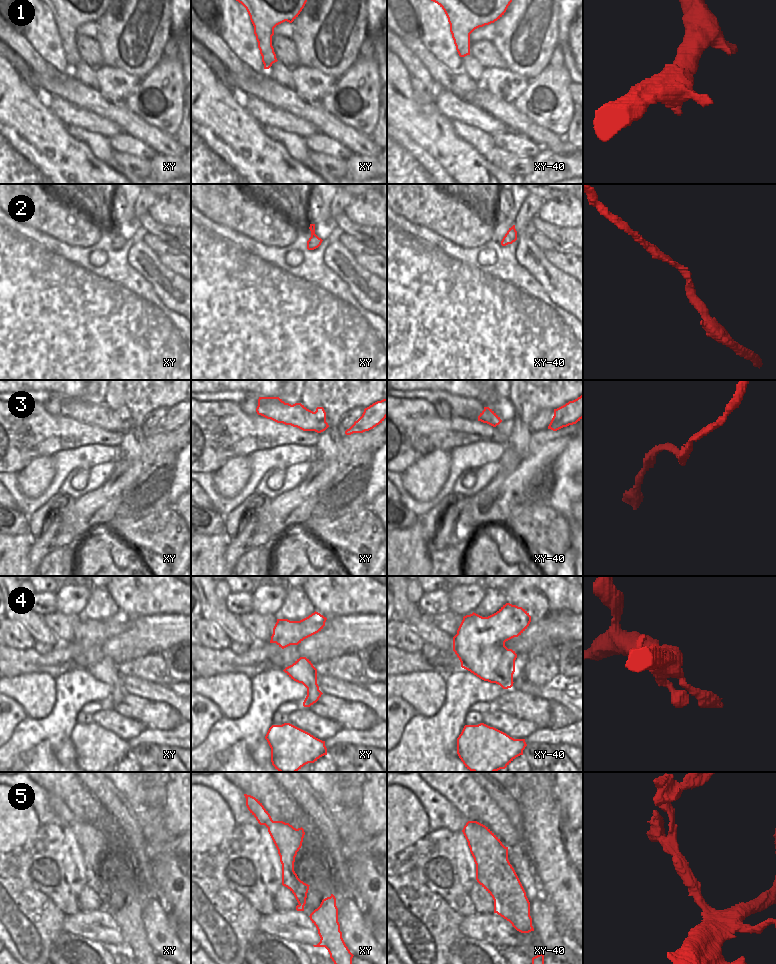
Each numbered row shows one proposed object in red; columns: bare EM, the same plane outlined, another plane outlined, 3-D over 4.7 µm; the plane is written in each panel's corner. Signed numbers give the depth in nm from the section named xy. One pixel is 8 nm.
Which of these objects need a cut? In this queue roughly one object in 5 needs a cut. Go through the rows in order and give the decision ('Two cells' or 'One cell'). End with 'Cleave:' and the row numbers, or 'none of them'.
1: One cell
2: One cell
3: One cell
4: One cell
5: Two cells
Cleave: 5

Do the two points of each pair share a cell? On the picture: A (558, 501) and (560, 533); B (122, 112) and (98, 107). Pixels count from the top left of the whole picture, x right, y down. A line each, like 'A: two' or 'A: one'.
A: two
B: one

